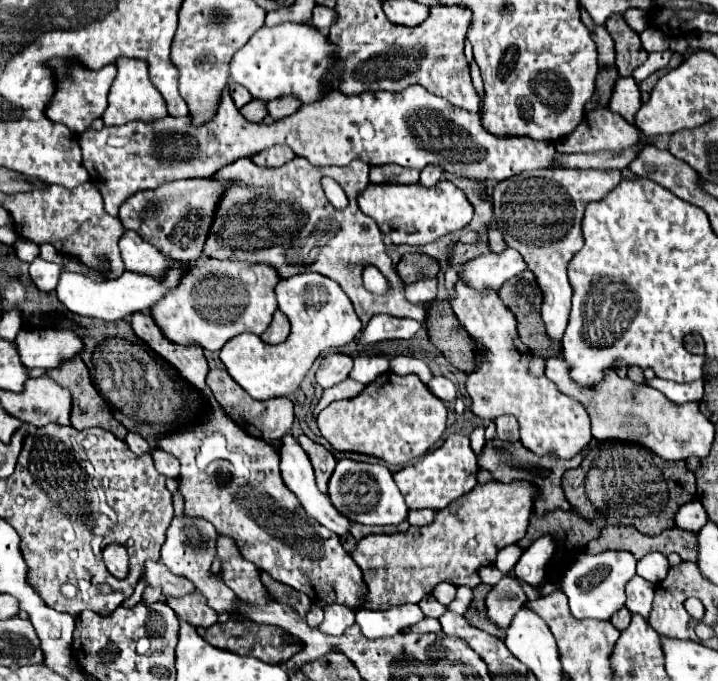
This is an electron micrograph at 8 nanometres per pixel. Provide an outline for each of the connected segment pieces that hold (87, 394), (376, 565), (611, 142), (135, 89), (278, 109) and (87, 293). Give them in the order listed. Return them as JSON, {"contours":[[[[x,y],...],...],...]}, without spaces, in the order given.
{"contours":[[[[80,357],[64,363],[60,369],[48,371],[48,377],[64,385],[72,393],[72,427],[84,431],[88,427],[100,427],[114,433],[118,439],[128,435],[126,427],[112,415],[106,401],[94,387],[88,367]]],[[[478,483],[470,493],[440,509],[432,525],[410,527],[394,535],[366,535],[350,553],[362,569],[362,579],[368,589],[362,607],[384,611],[394,605],[420,603],[442,581],[454,587],[478,587],[482,583],[478,571],[486,565],[494,565],[502,547],[526,535],[528,517],[534,509],[534,493],[536,489],[524,483]]],[[[604,107],[588,111],[584,121],[572,133],[556,141],[554,147],[558,153],[598,153],[630,149],[636,141],[640,141],[640,131]]],[[[118,57],[116,59],[116,69],[118,75],[110,87],[108,93],[108,107],[102,115],[104,125],[124,125],[128,121],[156,121],[166,117],[166,101],[158,93],[158,89],[152,85],[150,75],[148,75],[148,63],[142,59],[128,59],[128,57]]],[[[278,97],[276,101],[268,101],[268,115],[272,115],[274,119],[282,119],[288,117],[292,113],[296,113],[300,109],[300,101],[296,101],[296,97]]],[[[178,263],[168,271],[168,277],[164,281],[156,281],[152,277],[144,277],[144,275],[128,273],[128,271],[124,271],[124,275],[118,279],[94,281],[86,275],[72,273],[72,271],[62,267],[62,275],[60,275],[55,291],[60,303],[68,311],[78,313],[78,315],[86,315],[86,317],[98,317],[98,319],[114,323],[120,319],[128,319],[136,311],[150,309],[152,301],[158,301],[168,291],[168,285],[176,285],[176,281],[180,279],[180,273],[184,273],[184,267]]]]}

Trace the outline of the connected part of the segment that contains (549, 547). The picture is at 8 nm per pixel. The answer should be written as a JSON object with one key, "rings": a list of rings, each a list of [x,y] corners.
{"rings":[[[544,535],[536,539],[516,563],[514,567],[516,577],[526,581],[530,587],[540,587],[546,579],[546,569],[554,553],[556,553],[556,543],[552,535]]]}

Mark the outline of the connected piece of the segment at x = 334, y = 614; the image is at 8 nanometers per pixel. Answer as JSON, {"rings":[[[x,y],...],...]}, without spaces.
{"rings":[[[322,605],[324,621],[320,623],[320,631],[326,635],[340,635],[354,623],[354,609],[346,605]]]}

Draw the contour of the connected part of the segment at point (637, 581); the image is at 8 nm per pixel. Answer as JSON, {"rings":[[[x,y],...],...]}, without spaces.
{"rings":[[[634,575],[626,583],[626,597],[628,597],[626,607],[628,607],[628,611],[648,619],[650,609],[652,609],[654,589],[656,589],[656,585],[652,585],[650,581],[644,581],[640,575]]]}

